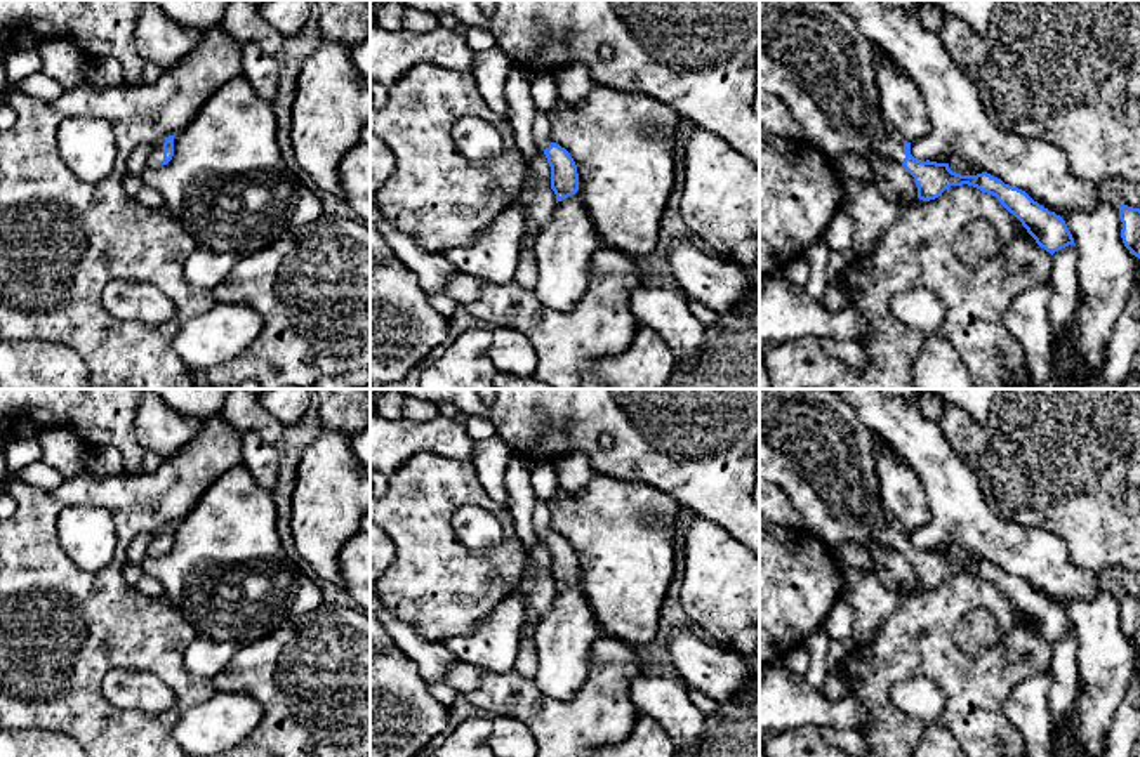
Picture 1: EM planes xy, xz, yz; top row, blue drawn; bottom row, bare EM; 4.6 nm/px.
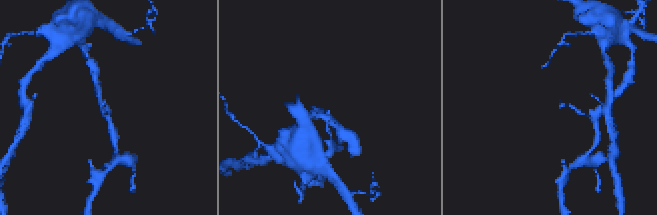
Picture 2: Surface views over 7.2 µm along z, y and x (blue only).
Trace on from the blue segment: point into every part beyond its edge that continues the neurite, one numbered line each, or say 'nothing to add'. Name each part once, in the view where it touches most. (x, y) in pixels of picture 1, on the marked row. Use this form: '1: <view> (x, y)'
1: xy (155, 160)

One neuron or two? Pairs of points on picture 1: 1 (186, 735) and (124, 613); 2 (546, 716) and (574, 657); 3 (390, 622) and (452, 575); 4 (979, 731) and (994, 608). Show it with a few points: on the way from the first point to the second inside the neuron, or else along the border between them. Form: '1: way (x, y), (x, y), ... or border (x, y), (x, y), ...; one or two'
1: border (212, 695), (183, 712), (172, 730), (172, 738); two
2: border (588, 674), (567, 700), (548, 697), (534, 683); two
3: border (388, 612), (409, 624), (428, 641); two
4: way (979, 700), (979, 688), (1010, 657), (1010, 639); one

